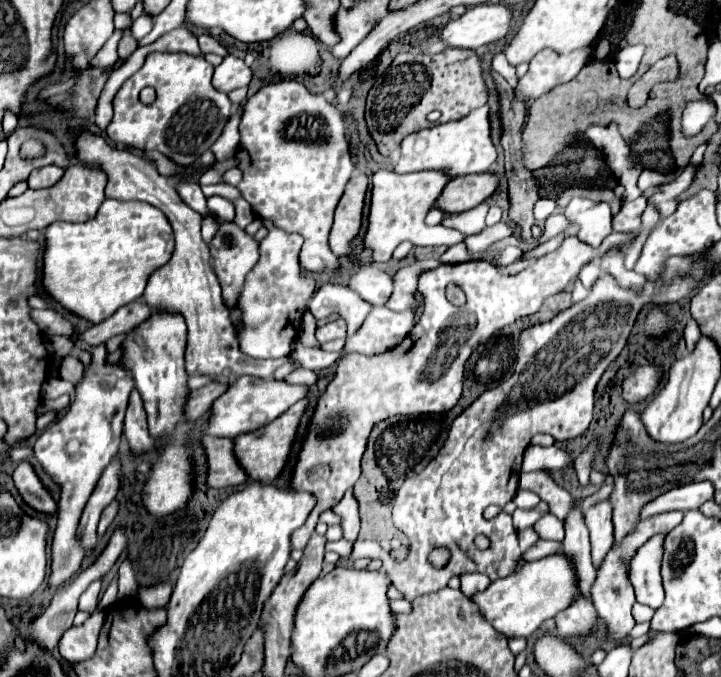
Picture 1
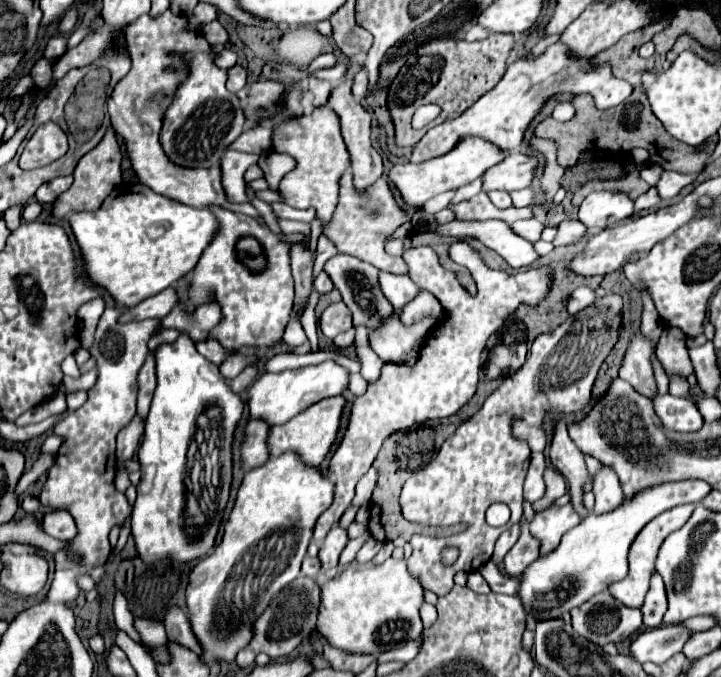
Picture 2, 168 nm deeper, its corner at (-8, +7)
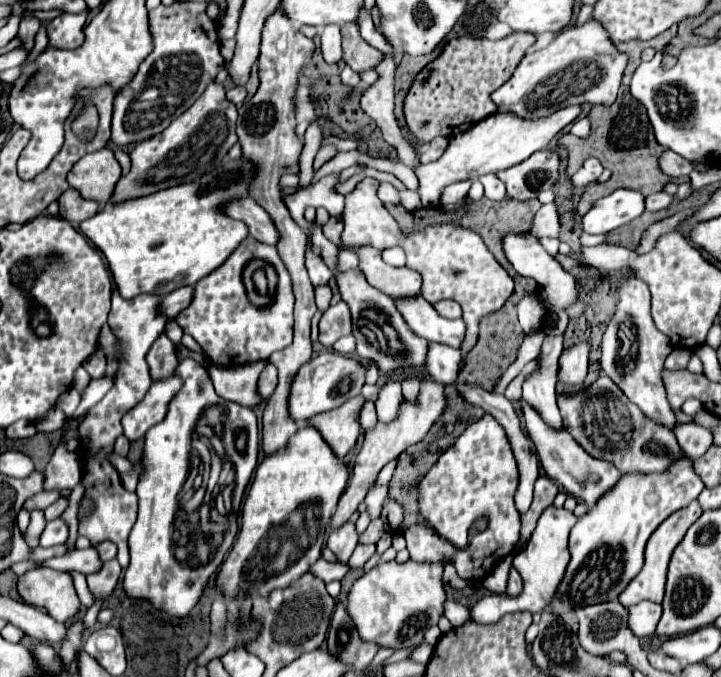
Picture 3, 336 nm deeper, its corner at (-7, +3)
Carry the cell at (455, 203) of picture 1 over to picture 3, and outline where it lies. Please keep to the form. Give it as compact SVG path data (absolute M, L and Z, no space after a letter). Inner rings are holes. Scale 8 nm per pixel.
M537 151L529 159L503 169L497 177L507 185L507 195L517 201L527 201L539 195L541 189L553 189L559 179L559 155L555 151Z

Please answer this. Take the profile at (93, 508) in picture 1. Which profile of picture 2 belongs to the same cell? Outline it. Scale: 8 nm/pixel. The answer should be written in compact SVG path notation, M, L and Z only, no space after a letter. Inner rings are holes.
M134 417L128 427L124 427L118 433L118 445L116 445L116 473L126 469L126 461L130 461L136 453L138 441L144 433L144 421Z

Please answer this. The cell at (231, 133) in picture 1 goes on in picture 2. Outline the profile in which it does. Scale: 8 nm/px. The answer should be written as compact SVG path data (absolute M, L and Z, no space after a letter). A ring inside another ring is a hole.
M228 150L222 157L222 173L224 173L224 191L228 193L228 201L250 201L246 195L244 171L256 164L260 155L240 153Z

